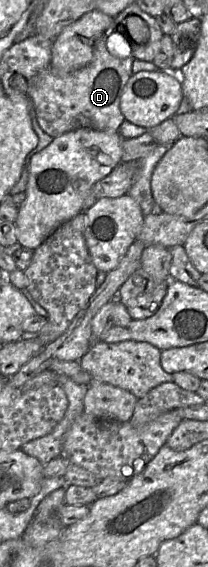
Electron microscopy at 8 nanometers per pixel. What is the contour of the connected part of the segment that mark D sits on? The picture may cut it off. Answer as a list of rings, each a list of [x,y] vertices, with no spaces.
[[[105,33],[96,41],[93,58],[85,67],[70,73],[57,73],[48,67],[30,80],[27,96],[35,109],[37,122],[41,129],[53,138],[81,128],[119,132],[121,124],[125,121],[120,110],[120,99],[128,80],[133,75],[132,65],[135,58],[128,42],[122,43],[124,51],[119,45],[117,53],[114,53],[119,57],[112,54],[107,48],[107,37],[108,35]]]

